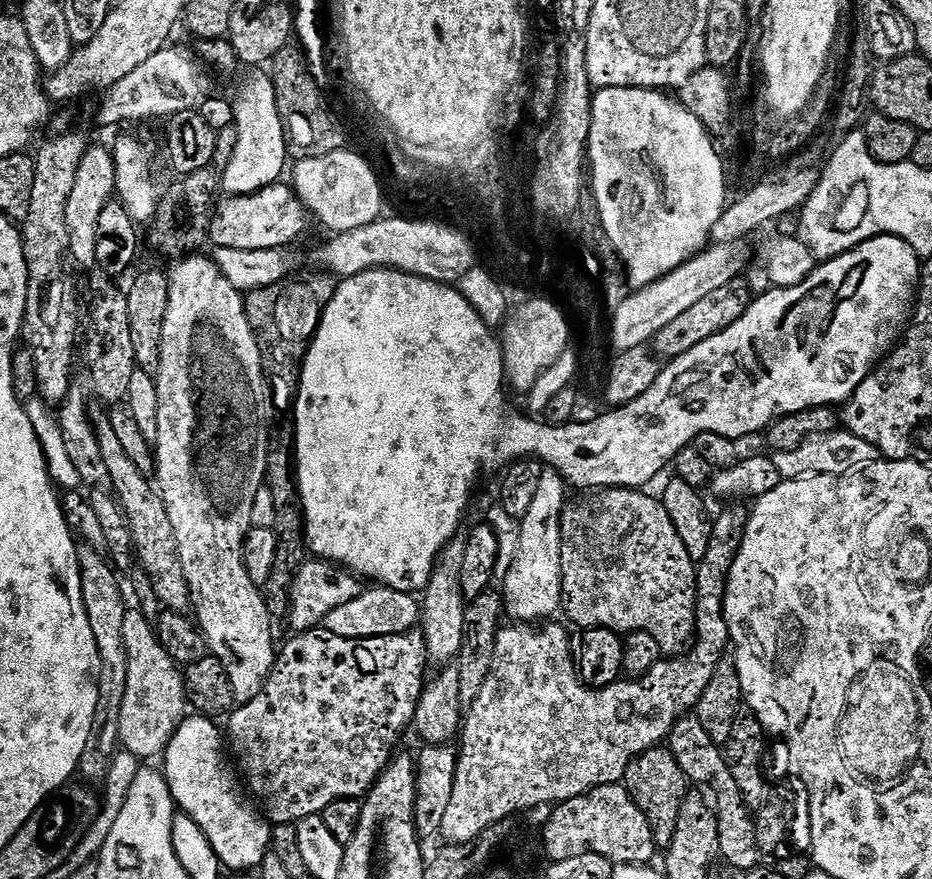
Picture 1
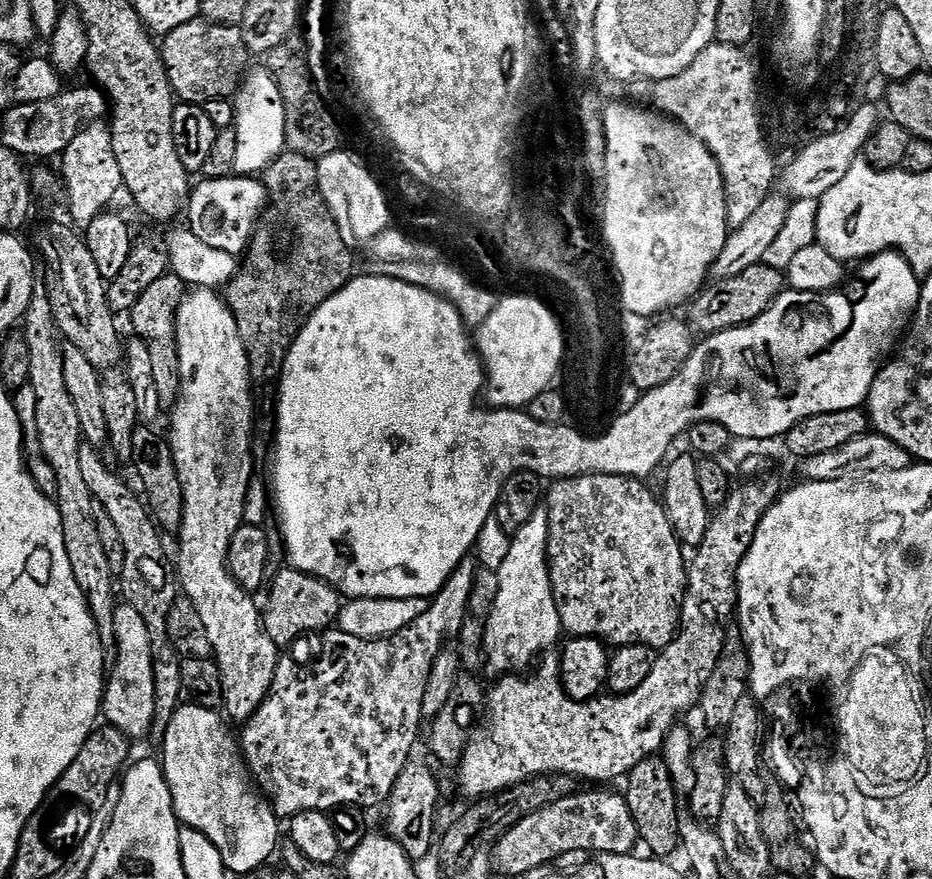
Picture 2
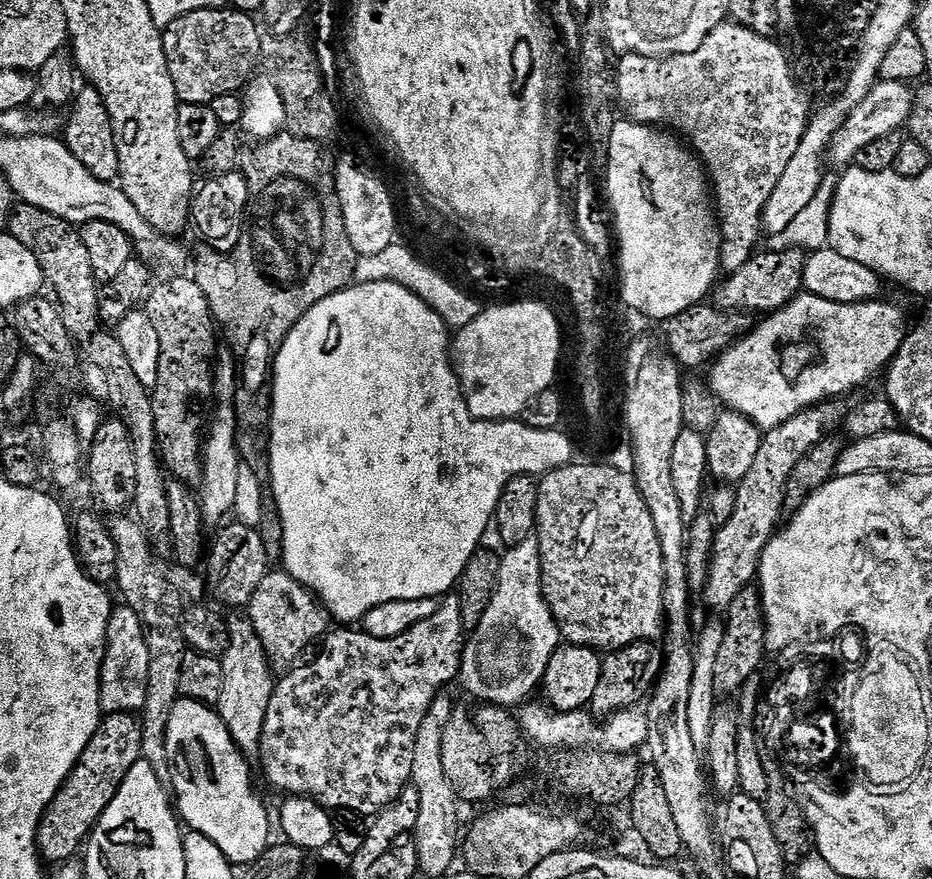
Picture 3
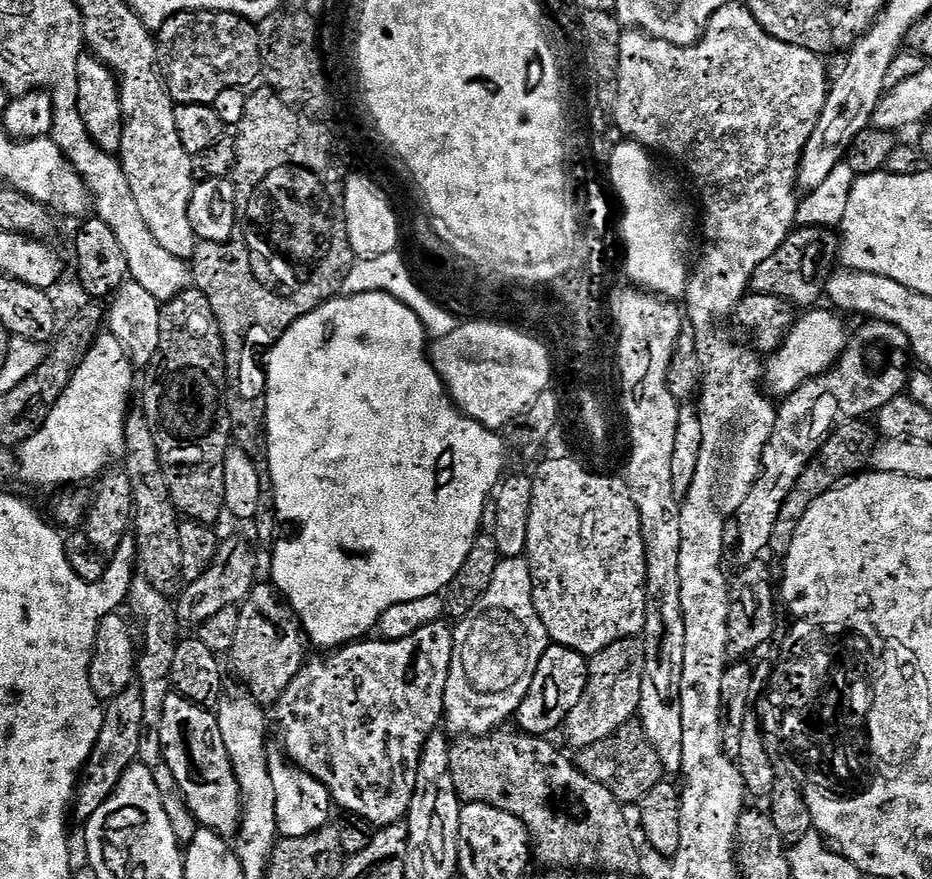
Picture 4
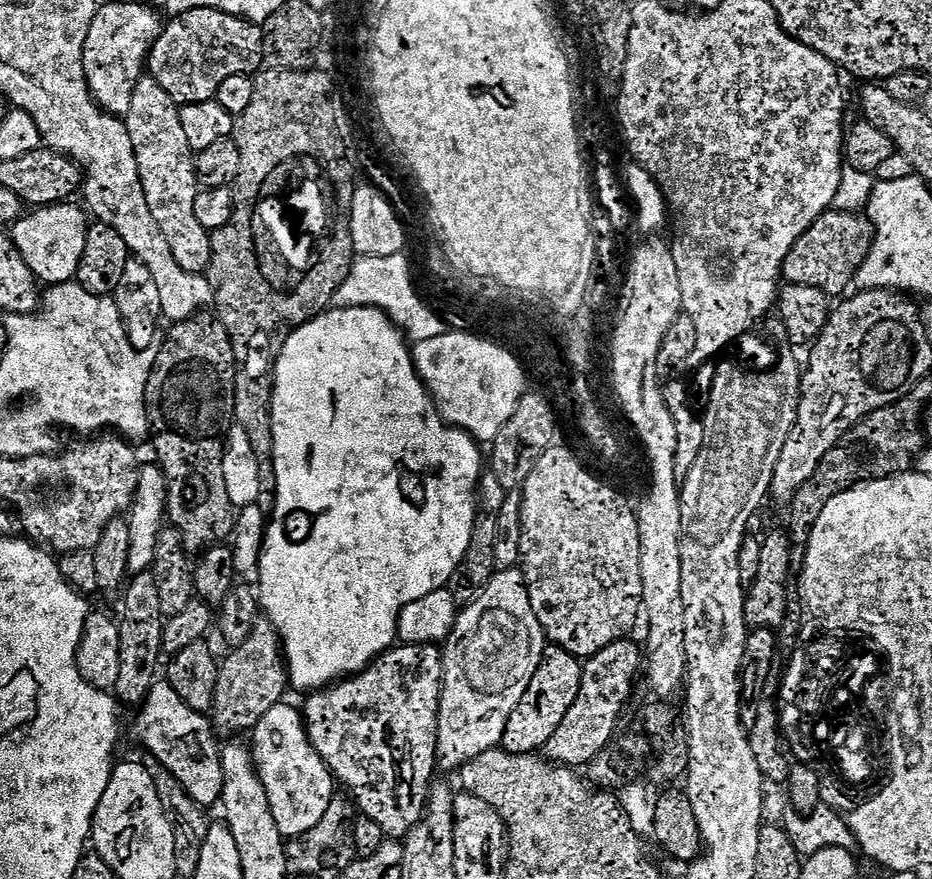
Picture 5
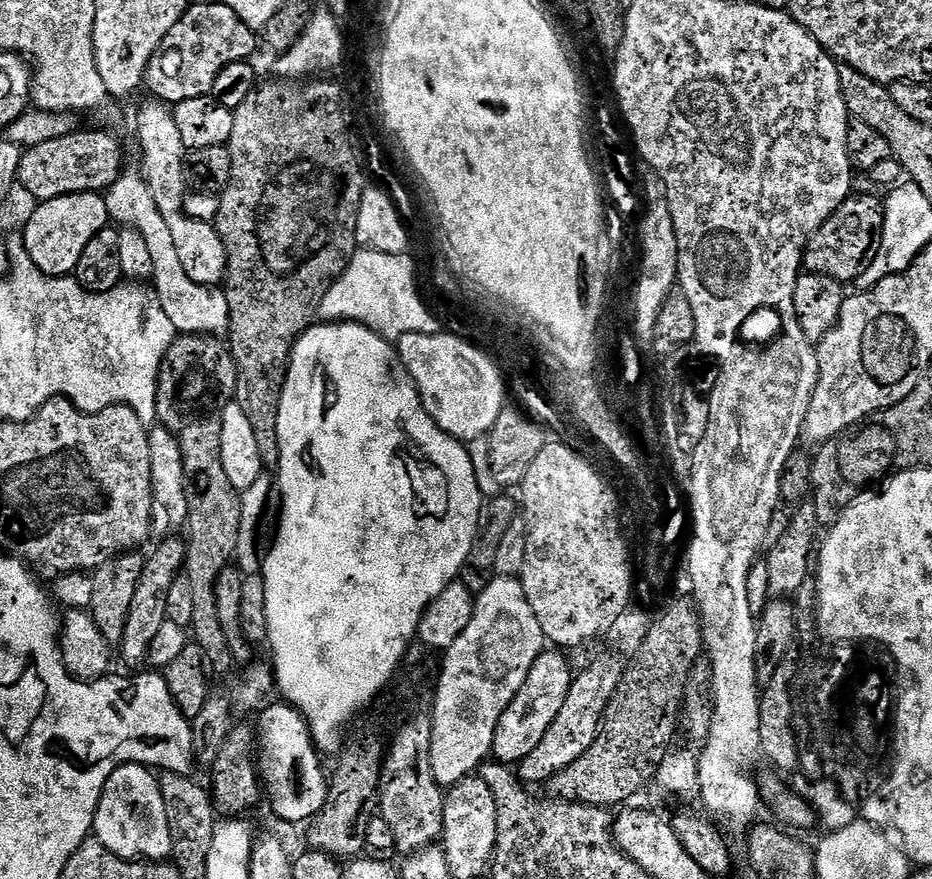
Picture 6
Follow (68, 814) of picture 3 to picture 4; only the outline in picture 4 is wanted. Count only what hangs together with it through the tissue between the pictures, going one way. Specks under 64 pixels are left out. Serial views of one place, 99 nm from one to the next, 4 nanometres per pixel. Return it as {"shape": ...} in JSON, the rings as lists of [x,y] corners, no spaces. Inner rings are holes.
{"shape":[[[133,682],[129,688],[118,698],[107,701],[104,708],[104,721],[102,730],[98,734],[98,742],[94,742],[94,750],[90,754],[88,763],[84,766],[84,771],[76,786],[74,797],[74,816],[80,822],[87,822],[110,798],[110,794],[122,782],[122,774],[126,774],[129,766],[137,763],[138,742],[142,742],[142,690],[139,683]]]}

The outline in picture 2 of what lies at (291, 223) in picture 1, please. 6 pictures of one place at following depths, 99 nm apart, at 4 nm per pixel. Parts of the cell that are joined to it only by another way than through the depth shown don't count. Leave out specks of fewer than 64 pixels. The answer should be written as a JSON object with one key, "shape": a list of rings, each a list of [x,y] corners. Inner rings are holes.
{"shape":[[[233,174],[226,178],[217,180],[201,179],[201,184],[191,189],[186,205],[186,227],[192,231],[194,238],[199,238],[206,242],[206,246],[214,246],[214,250],[226,250],[226,254],[239,257],[247,253],[249,244],[252,243],[252,237],[258,231],[258,225],[265,215],[269,205],[268,192],[264,188],[264,181],[260,178],[253,178],[248,174]]]}

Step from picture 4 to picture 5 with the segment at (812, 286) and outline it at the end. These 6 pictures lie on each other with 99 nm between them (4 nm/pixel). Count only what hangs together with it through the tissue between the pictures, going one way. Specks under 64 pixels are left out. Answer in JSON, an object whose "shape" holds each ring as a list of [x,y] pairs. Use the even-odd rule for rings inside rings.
{"shape":[[[826,211],[806,230],[806,234],[802,234],[802,238],[798,238],[798,242],[794,242],[790,254],[786,254],[783,279],[790,284],[814,286],[829,294],[840,292],[853,283],[856,271],[872,249],[873,235],[872,222],[867,215]]]}

